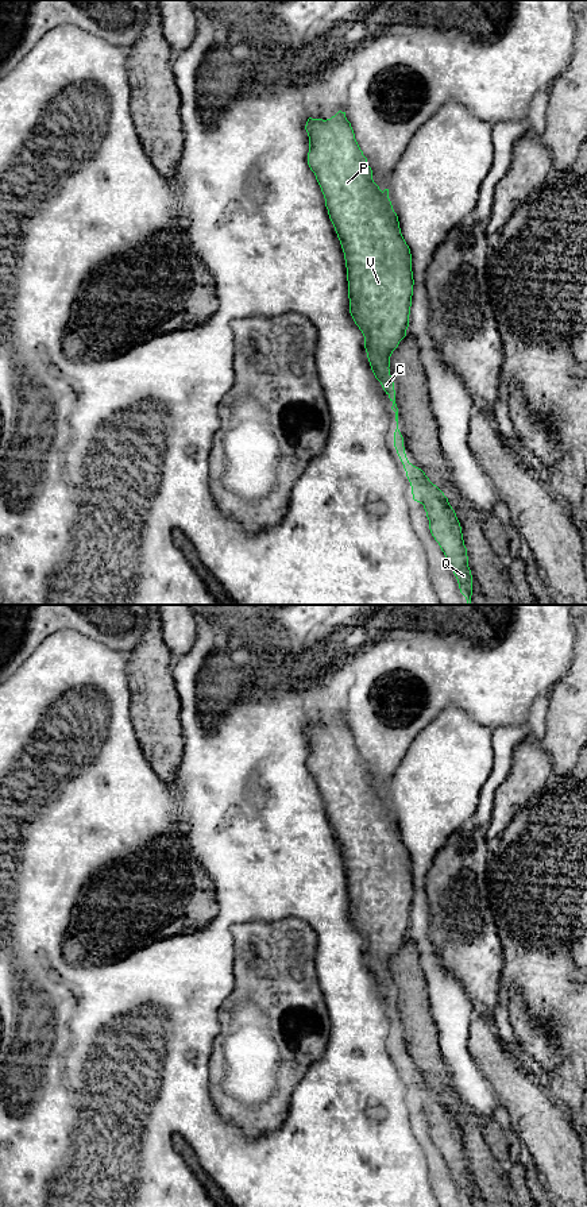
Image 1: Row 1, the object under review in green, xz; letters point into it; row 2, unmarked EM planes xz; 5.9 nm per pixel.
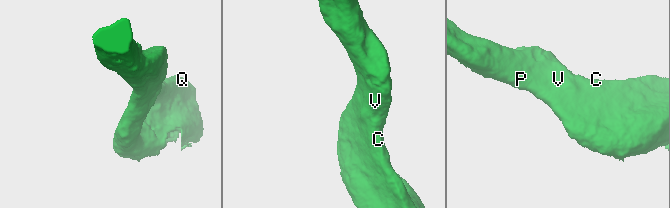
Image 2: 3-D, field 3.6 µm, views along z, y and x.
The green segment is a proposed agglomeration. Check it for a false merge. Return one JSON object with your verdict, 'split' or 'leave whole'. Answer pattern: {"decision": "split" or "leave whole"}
{"decision": "leave whole"}

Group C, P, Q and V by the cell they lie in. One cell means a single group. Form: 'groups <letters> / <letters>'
groups C P Q V

